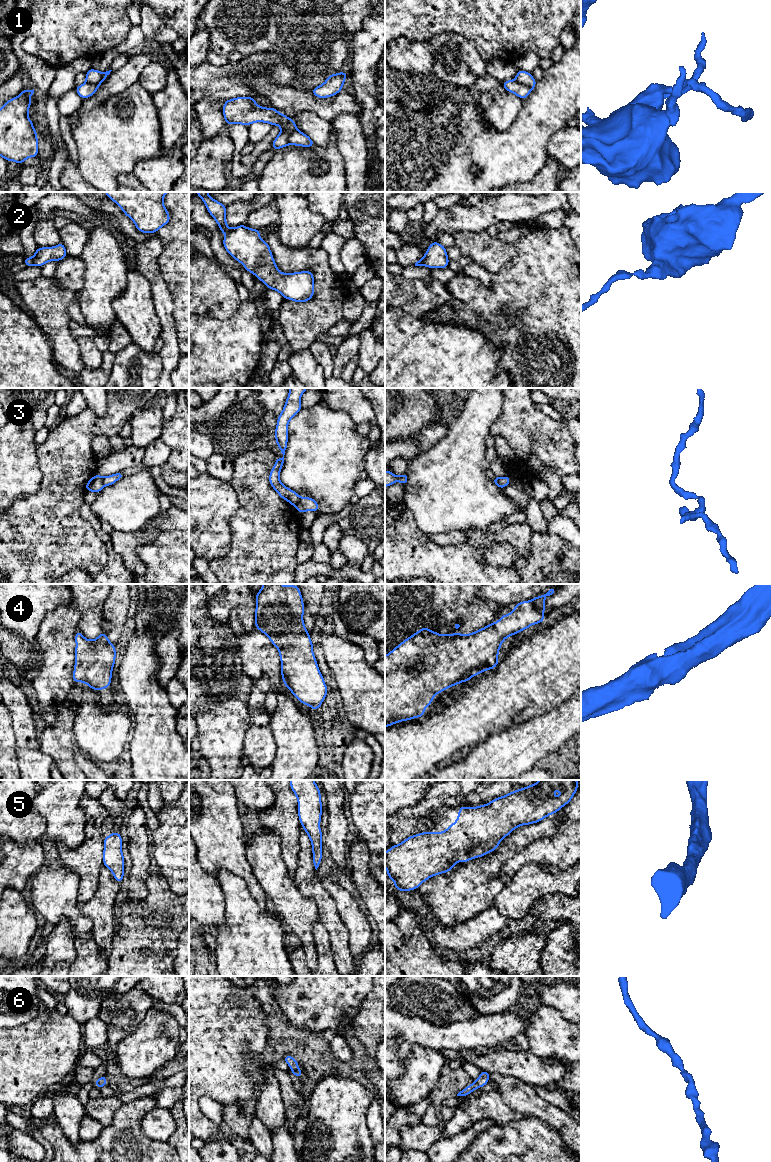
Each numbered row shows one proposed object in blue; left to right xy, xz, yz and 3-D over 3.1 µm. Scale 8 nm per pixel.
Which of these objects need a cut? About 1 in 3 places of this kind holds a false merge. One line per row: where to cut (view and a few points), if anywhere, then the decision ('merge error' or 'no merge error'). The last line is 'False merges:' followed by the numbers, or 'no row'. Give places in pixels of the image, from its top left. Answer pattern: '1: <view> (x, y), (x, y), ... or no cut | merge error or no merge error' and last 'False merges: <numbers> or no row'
1: xy (104, 73), (99, 82), (86, 82) | merge error
2: xy (32, 257), (34, 264) | merge error
3: no cut | no merge error
4: no cut | no merge error
5: no cut | no merge error
6: no cut | no merge error
False merges: 1, 2

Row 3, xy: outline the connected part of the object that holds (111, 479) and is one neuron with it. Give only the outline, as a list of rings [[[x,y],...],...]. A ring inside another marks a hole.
[[[122,472],[115,473],[106,477],[101,477],[98,474],[95,474],[93,478],[86,483],[86,491],[99,493],[104,486],[113,485],[116,481],[124,476],[125,475]]]

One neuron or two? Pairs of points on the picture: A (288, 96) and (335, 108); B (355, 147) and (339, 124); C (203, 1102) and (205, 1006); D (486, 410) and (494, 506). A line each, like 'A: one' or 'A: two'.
A: one
B: one
C: two
D: one

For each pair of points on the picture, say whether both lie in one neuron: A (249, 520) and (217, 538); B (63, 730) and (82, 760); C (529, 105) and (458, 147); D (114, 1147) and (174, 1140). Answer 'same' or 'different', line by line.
A: different
B: different
C: same
D: different

